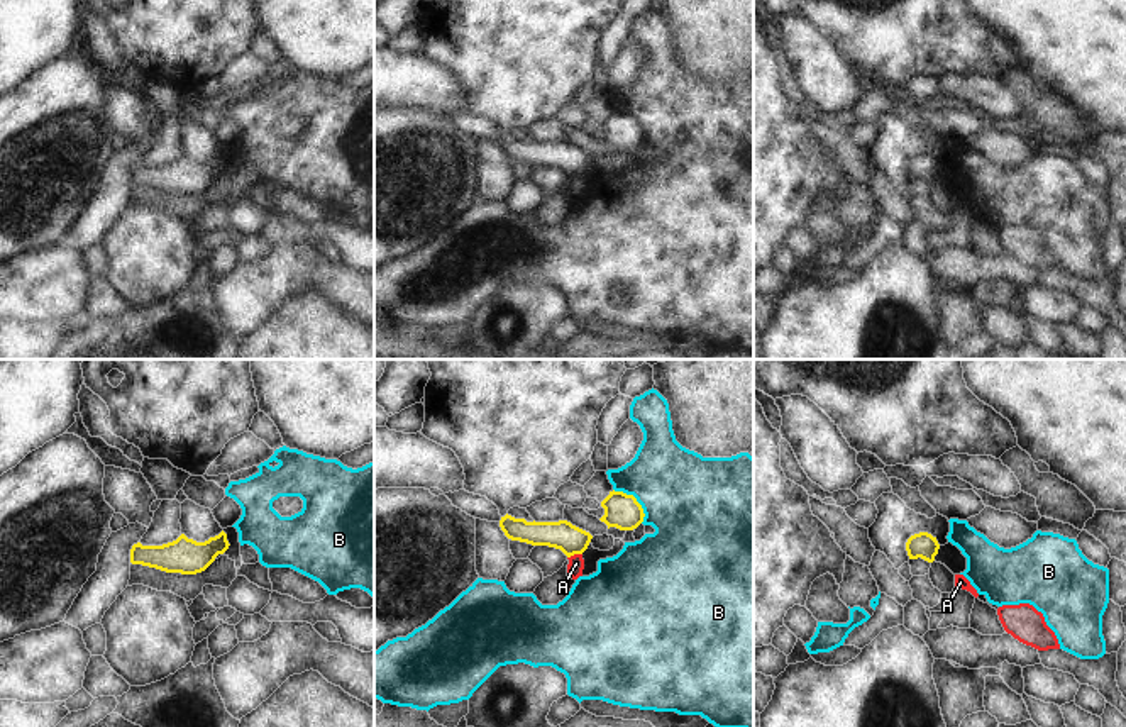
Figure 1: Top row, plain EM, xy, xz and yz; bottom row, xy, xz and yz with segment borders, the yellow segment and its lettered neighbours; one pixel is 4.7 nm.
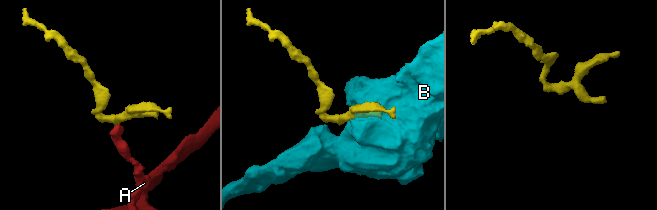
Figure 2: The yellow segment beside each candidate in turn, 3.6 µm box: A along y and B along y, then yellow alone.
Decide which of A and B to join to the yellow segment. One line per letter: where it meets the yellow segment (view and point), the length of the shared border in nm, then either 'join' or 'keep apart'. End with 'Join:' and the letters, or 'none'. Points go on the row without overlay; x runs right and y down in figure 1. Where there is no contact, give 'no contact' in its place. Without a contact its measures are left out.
A: meets yellow in xz at (574, 173); contact 80 nm long; keep apart
B: meets yellow in xz at (635, 121); contact 220 nm long; keep apart
Join: none

